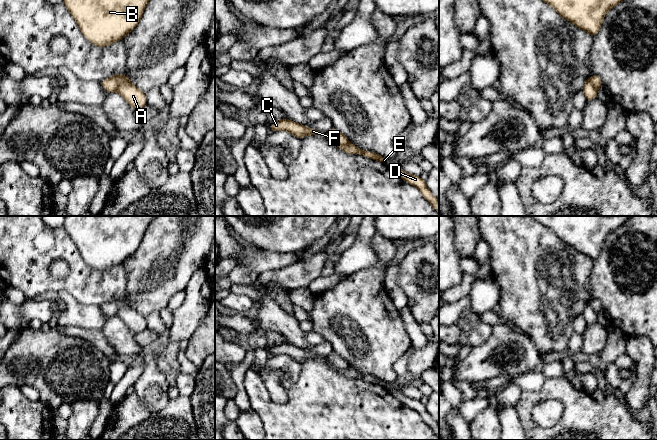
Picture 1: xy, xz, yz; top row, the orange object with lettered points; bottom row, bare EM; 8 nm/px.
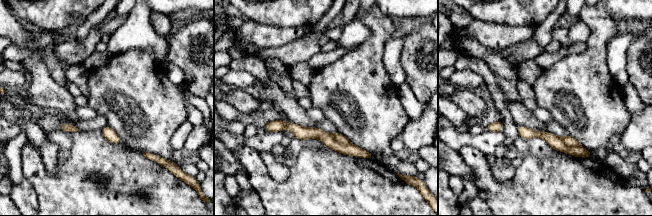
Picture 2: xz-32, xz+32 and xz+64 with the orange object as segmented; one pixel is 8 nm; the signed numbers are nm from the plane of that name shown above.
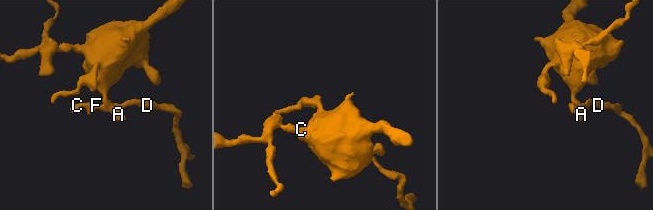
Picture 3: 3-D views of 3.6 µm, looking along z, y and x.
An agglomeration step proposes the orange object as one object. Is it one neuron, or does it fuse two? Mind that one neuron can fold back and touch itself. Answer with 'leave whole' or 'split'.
split

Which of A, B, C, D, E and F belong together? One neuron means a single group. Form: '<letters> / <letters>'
A B / C D E F

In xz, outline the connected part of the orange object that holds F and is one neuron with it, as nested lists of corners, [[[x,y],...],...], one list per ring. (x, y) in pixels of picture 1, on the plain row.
[[[287,342],[276,345],[271,350],[268,350],[268,352],[270,355],[284,354],[290,356],[298,363],[320,357],[318,354],[307,352],[306,350],[293,346]]]

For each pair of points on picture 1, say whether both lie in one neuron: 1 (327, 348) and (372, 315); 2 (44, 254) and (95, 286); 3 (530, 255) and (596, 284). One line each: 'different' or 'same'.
1: different
2: same
3: different

